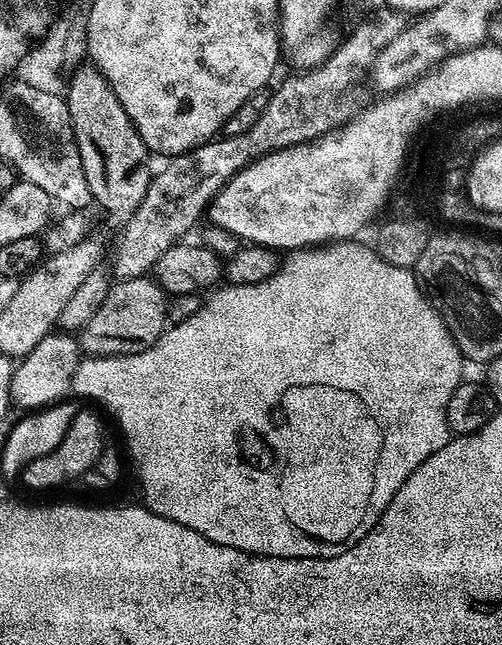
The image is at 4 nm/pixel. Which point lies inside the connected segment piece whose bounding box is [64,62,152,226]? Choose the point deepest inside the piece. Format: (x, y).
(112, 151)

